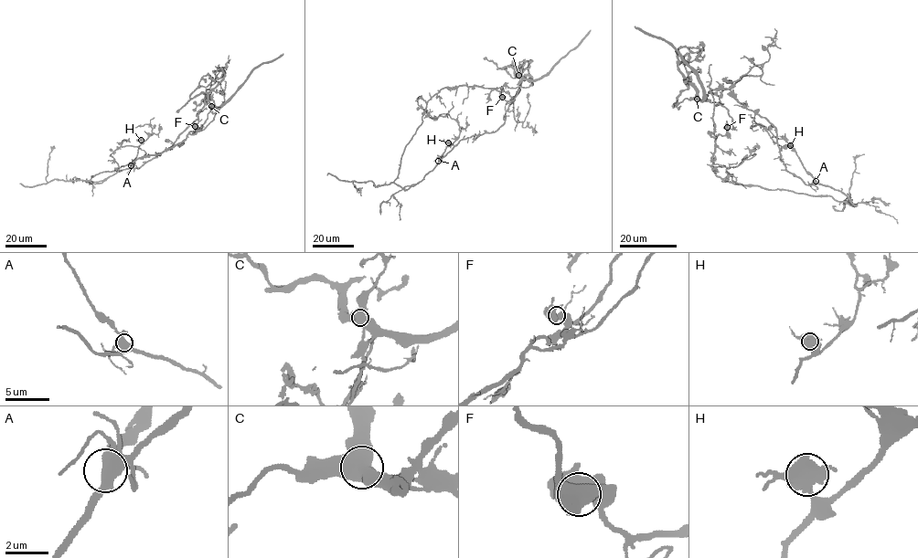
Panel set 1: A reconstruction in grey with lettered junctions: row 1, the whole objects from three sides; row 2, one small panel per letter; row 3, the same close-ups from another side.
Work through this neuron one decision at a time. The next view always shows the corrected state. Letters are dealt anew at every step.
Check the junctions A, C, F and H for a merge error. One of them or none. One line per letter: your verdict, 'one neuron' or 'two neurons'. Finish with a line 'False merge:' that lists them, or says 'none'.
A: one neuron
C: two neurons
F: one neuron
H: one neuron
False merge: C

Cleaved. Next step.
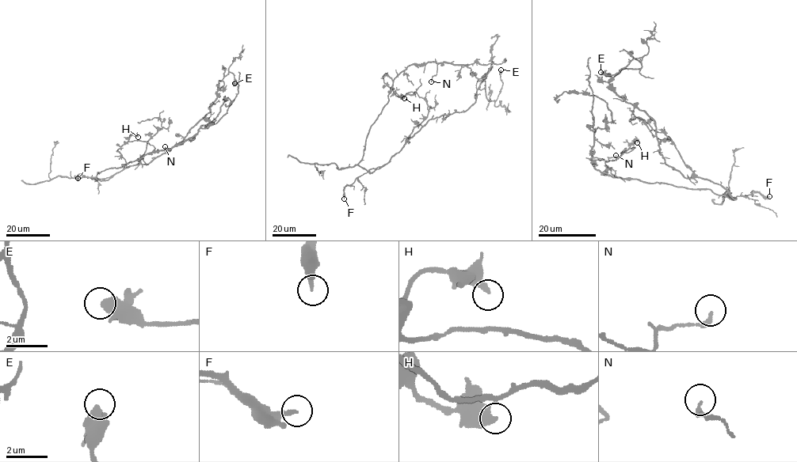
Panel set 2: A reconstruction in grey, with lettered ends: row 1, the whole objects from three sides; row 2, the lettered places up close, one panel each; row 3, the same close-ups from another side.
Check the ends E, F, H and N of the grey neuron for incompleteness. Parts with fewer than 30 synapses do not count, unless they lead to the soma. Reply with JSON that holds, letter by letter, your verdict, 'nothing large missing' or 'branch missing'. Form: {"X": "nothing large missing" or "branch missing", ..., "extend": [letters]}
{"E": "nothing large missing", "F": "nothing large missing", "H": "nothing large missing", "N": "nothing large missing", "extend": []}

